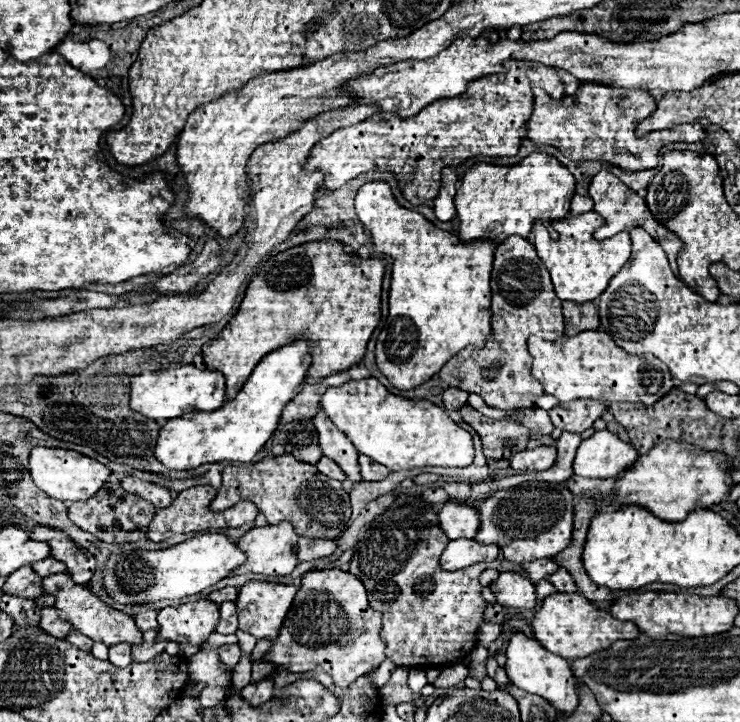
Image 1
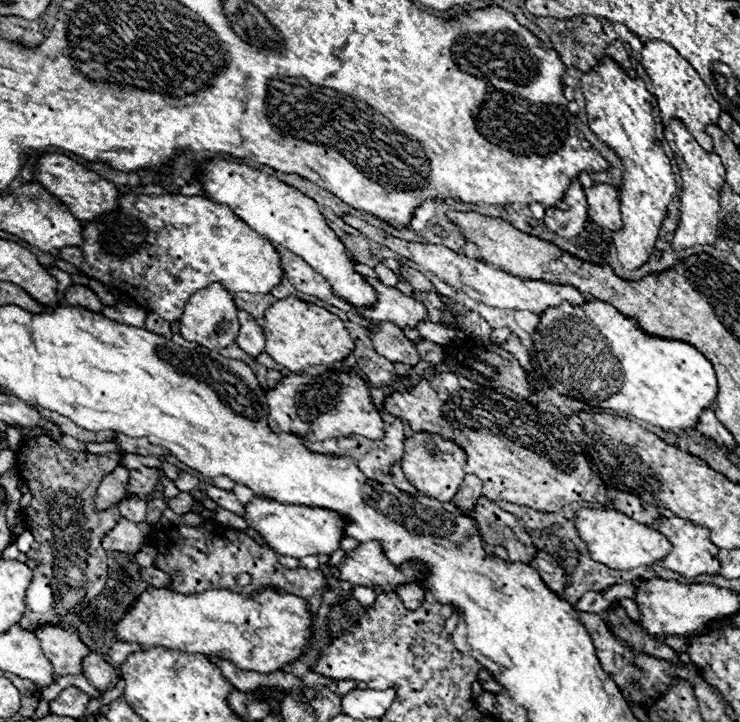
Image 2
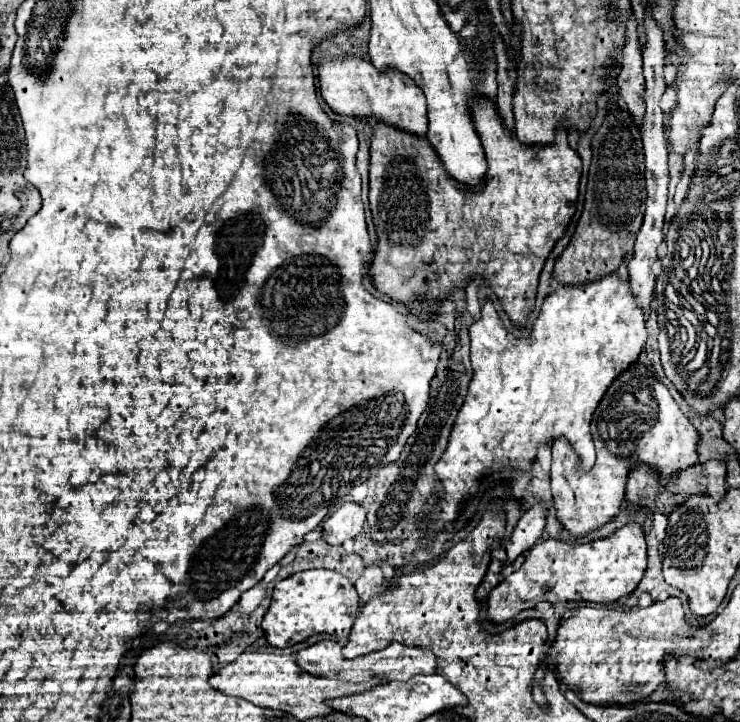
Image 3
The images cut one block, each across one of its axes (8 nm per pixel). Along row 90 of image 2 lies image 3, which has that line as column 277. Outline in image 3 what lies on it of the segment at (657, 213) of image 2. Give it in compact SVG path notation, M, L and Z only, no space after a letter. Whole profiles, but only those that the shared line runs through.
M320 568L320 570L304 570L304 572L288 576L286 580L276 582L274 592L272 592L272 604L260 624L266 634L268 644L274 648L286 648L286 646L304 642L306 638L310 638L314 634L330 634L336 638L346 638L356 620L356 600L350 600L350 592L346 588L342 588L342 580L348 580L348 578L344 578L338 572Z

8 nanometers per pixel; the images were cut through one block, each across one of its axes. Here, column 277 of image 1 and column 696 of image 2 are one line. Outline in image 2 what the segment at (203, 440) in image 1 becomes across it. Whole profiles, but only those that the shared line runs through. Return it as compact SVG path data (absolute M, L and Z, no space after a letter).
M588 298L588 302L580 306L580 310L568 306L568 302L564 302L564 306L546 310L540 316L540 328L532 336L532 340L544 378L560 394L568 394L590 406L624 412L666 432L694 430L704 410L712 408L718 396L716 372L710 360L706 360L704 354L694 350L694 346L666 338L652 338L636 328L636 320L620 316L614 306L596 302L594 298Z

